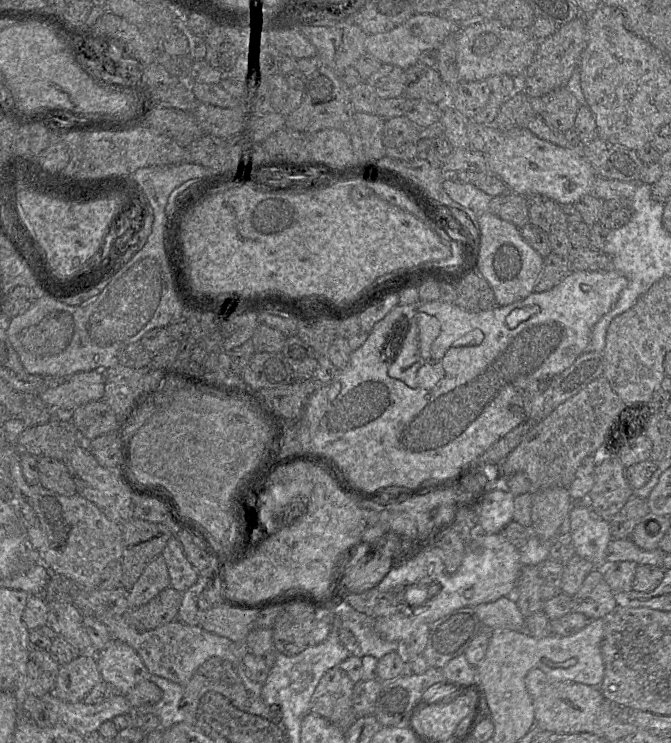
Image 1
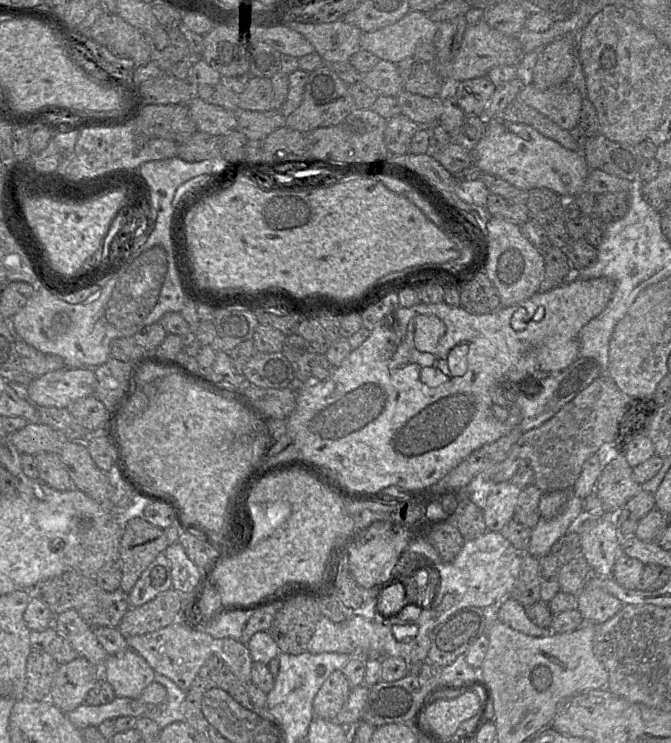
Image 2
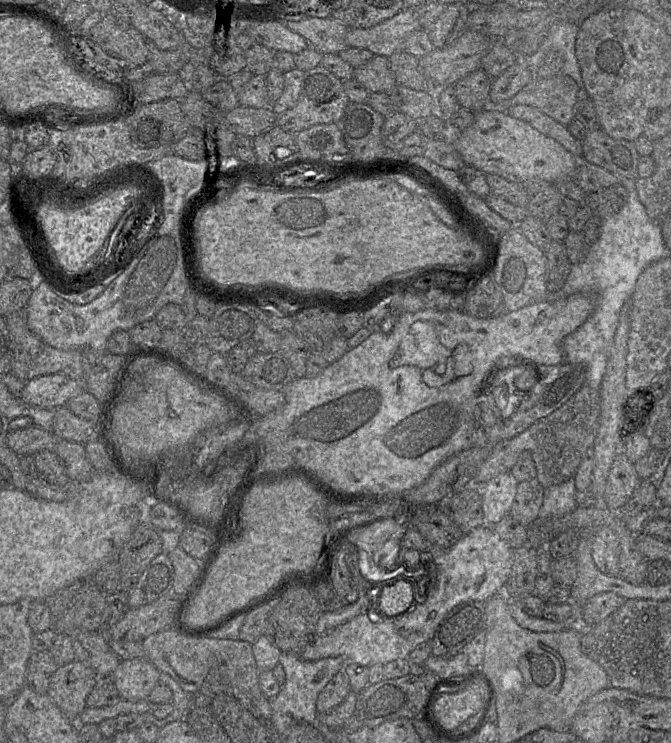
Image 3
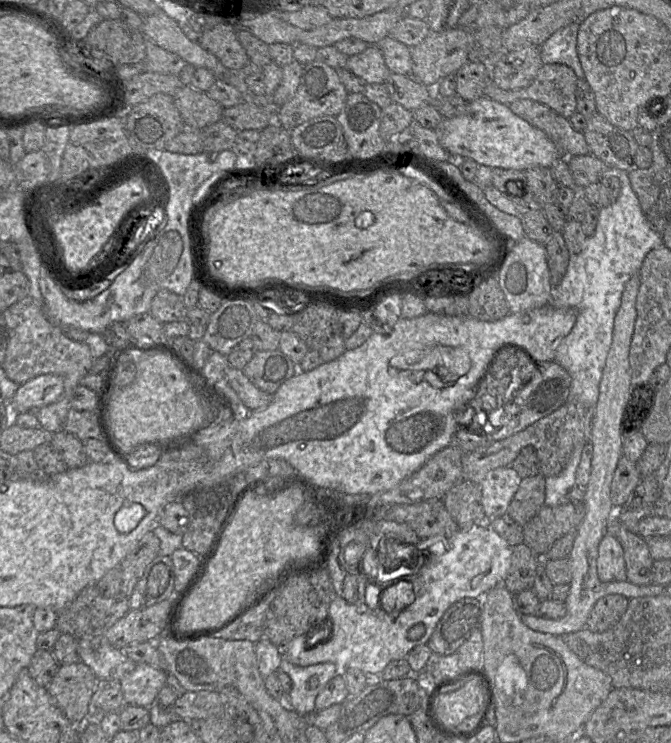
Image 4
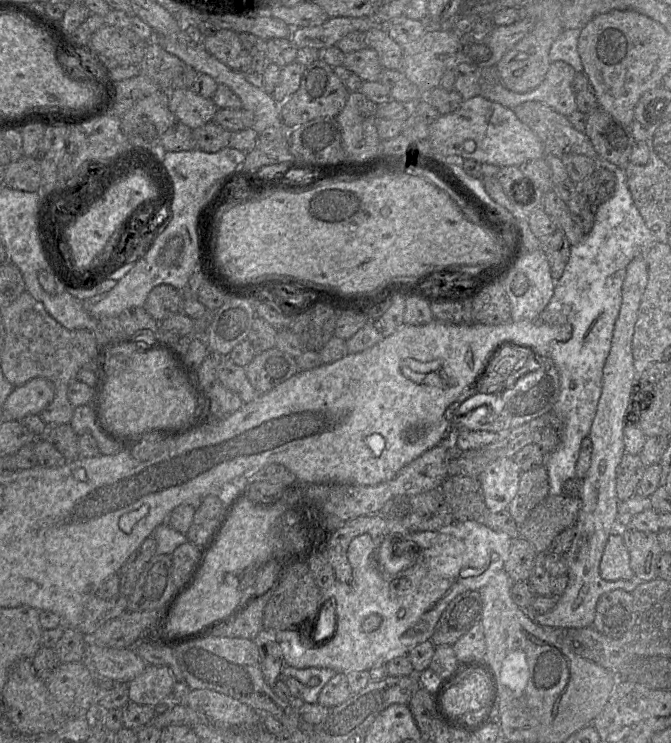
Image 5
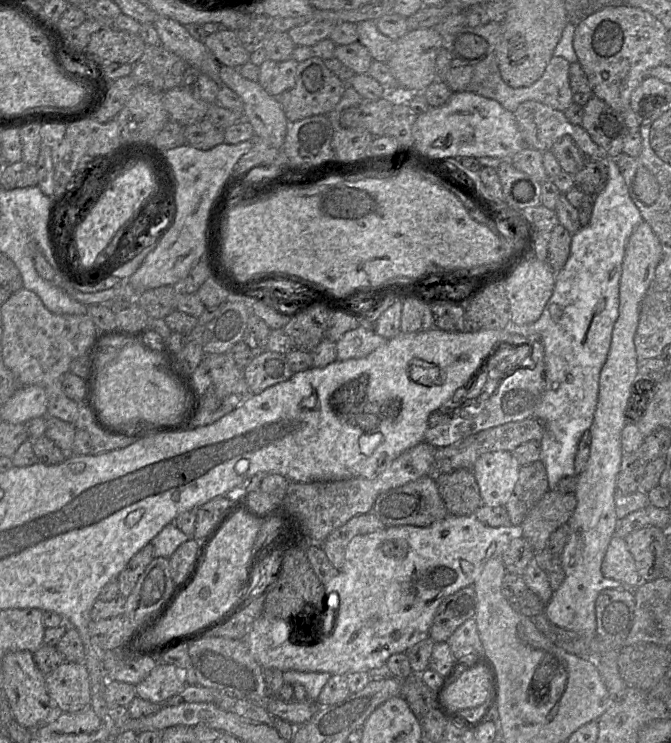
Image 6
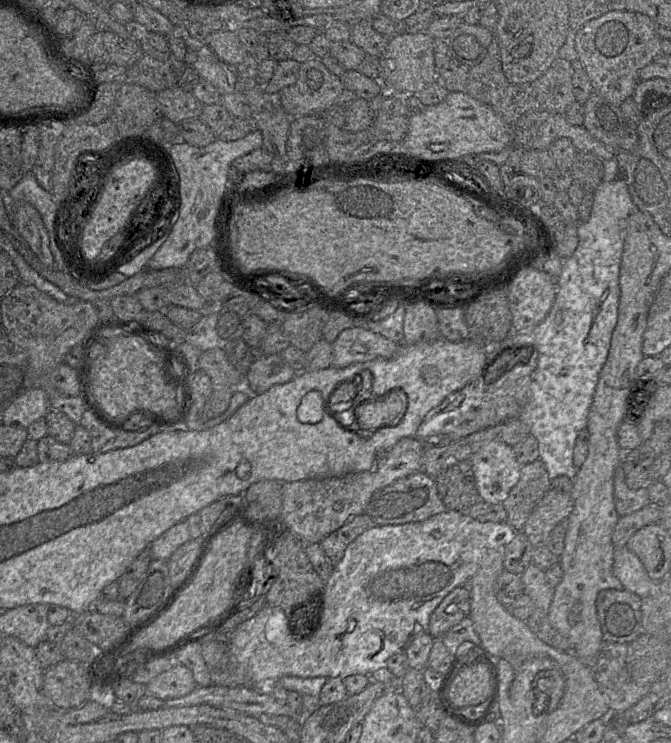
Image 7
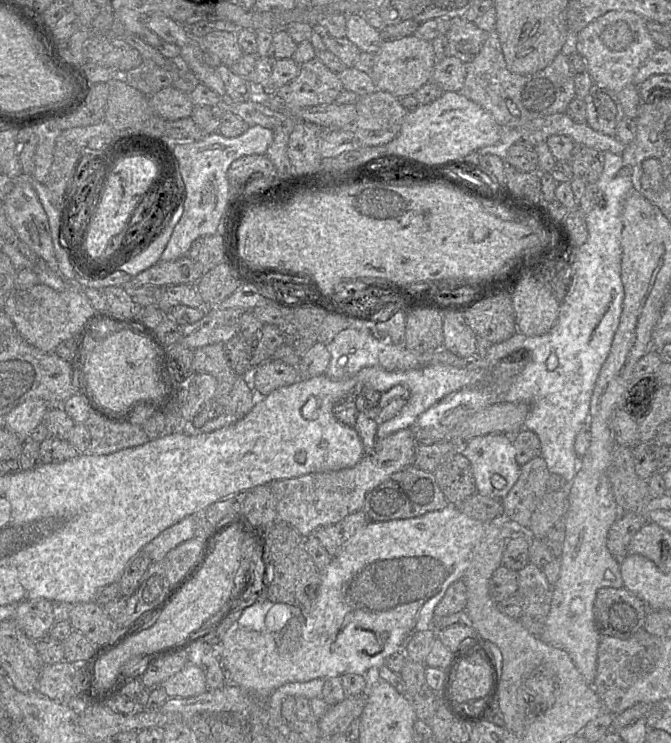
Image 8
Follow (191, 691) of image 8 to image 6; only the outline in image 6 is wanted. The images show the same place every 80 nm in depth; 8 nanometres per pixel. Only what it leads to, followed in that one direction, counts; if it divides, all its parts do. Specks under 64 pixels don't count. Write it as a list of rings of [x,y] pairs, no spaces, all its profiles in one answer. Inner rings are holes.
[[[157,662],[148,676],[135,686],[135,691],[137,697],[162,704],[182,692],[186,685],[176,666]]]

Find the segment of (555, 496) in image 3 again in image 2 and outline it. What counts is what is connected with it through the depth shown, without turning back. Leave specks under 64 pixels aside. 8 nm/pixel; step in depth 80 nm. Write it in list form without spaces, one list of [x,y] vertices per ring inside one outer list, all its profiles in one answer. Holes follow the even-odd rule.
[[[569,491],[568,502],[561,513],[552,519],[540,518],[537,525],[530,529],[527,552],[537,558],[548,555],[553,544],[572,530],[583,517],[583,500]]]

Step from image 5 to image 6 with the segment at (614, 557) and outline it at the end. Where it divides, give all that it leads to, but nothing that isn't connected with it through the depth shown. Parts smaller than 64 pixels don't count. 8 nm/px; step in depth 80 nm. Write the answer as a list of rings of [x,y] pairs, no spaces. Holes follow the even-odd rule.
[[[614,535],[609,543],[601,566],[605,578],[620,581],[624,587],[635,589],[640,583],[635,561],[625,538]]]

